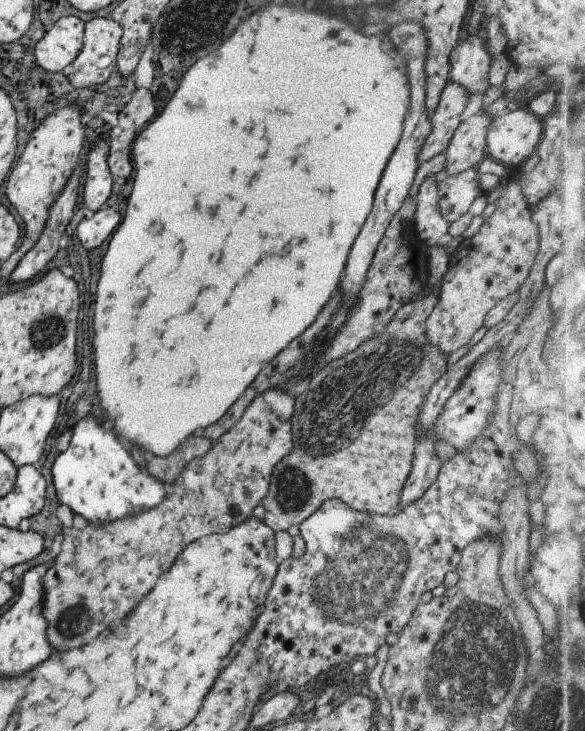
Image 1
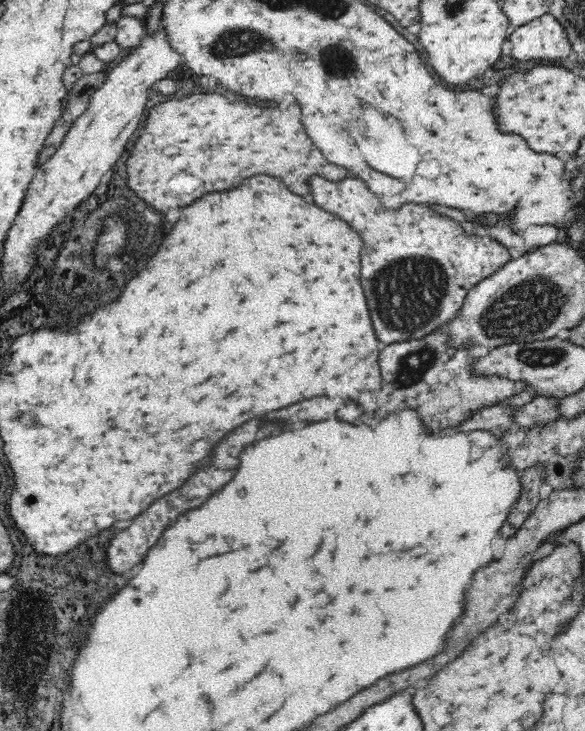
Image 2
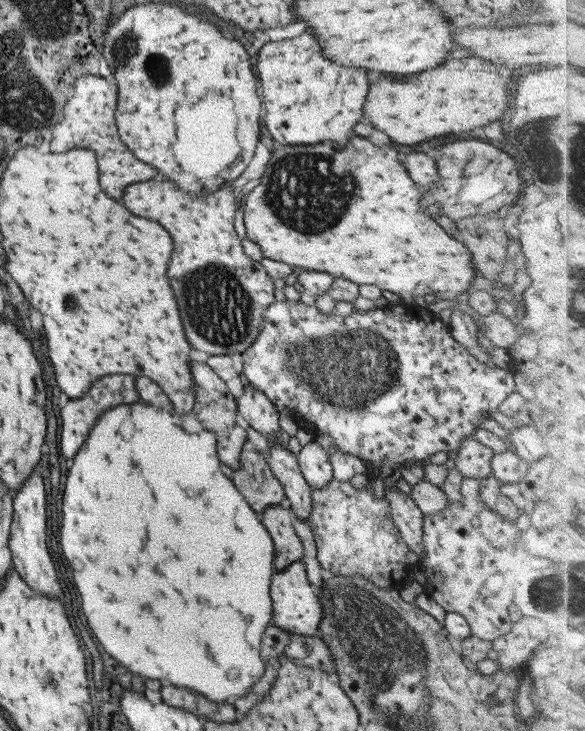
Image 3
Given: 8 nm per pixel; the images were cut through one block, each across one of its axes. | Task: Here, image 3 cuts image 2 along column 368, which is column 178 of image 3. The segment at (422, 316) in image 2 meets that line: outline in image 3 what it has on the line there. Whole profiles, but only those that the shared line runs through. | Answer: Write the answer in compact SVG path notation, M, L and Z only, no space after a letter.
M171 181L138 182L124 190L122 196L124 206L142 218L152 218L160 222L174 240L174 250L168 266L168 282L174 290L176 304L180 312L180 320L186 332L186 340L198 352L209 355L231 355L244 352L258 336L263 321L263 312L275 301L274 280L268 276L261 262L248 257L238 238L233 224L237 214L236 197L231 184L221 185L208 194L195 196L177 188Z

